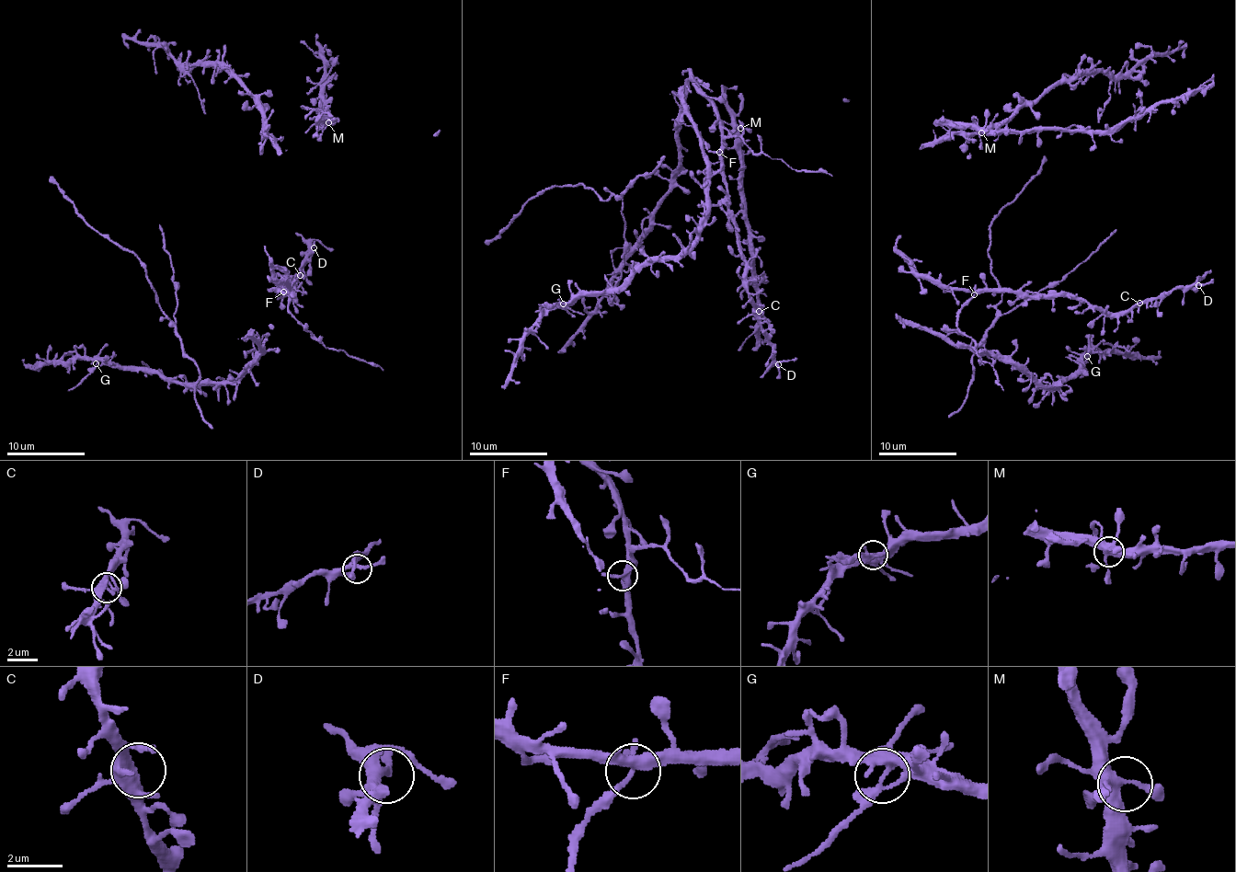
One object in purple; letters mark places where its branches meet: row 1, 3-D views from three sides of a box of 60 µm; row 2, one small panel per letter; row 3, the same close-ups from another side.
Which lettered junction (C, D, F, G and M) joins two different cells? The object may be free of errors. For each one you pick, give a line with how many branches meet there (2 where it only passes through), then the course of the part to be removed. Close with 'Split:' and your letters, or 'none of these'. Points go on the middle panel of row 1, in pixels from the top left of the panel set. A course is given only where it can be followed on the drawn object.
F: 5 branches meet; foreign part runs (719, 152), (724, 147), (723, 141), (739, 137), (755, 154), (782, 159), (795, 169), (825, 170), (831, 175)
Split: F

